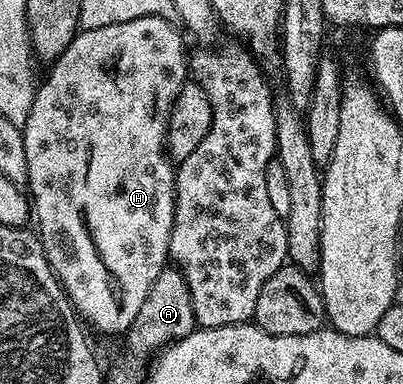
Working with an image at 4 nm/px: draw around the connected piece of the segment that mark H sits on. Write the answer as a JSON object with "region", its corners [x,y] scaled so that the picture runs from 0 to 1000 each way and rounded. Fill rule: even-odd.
{"region":[[[350,42],[340,52],[310,52],[310,63],[270,63],[270,73],[199,76],[186,99],[151,135],[151,146],[124,164],[117,206],[94,216],[67,318],[52,333],[62,365],[62,417],[67,419],[67,484],[72,516],[82,529],[82,578],[92,591],[97,628],[117,669],[127,706],[144,724],[149,745],[176,779],[199,831],[218,852],[248,859],[256,870],[313,865],[330,844],[380,729],[419,682],[414,646],[419,615],[434,581],[434,448],[427,414],[409,398],[414,331],[434,263],[469,203],[469,130],[454,122],[457,91],[422,57],[390,42]]]}

